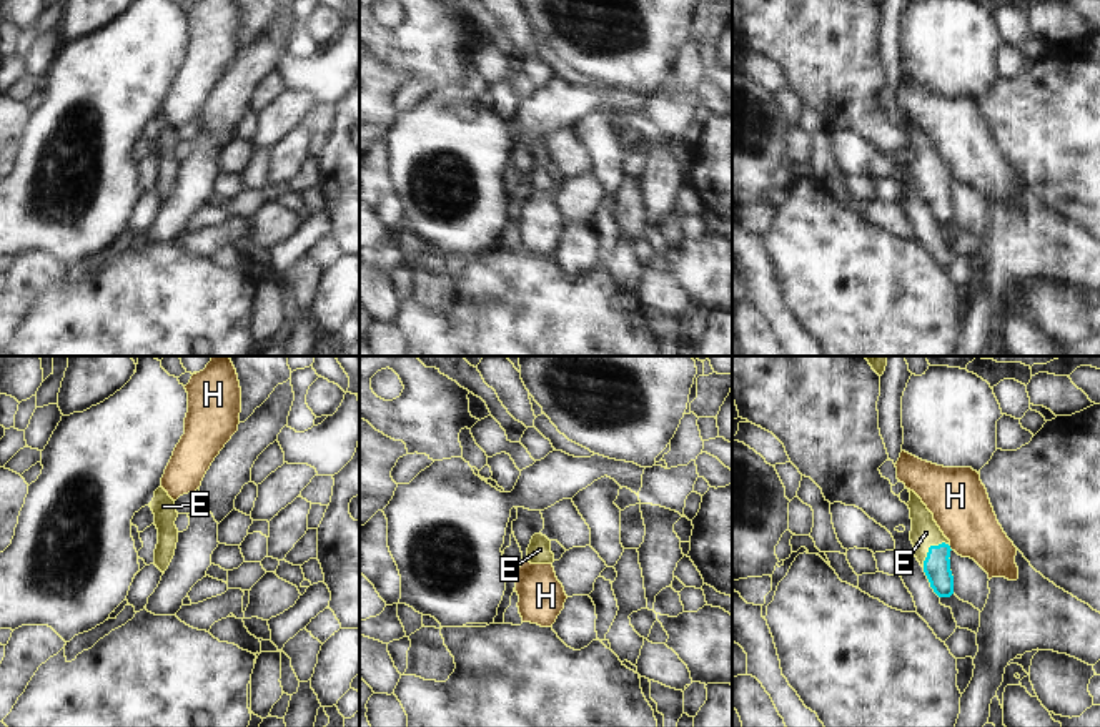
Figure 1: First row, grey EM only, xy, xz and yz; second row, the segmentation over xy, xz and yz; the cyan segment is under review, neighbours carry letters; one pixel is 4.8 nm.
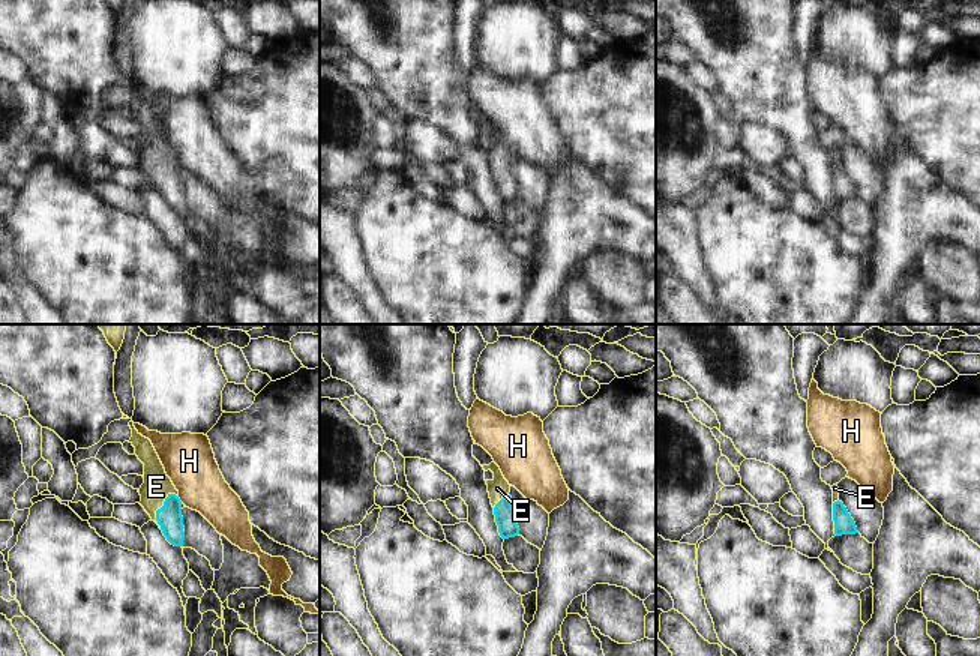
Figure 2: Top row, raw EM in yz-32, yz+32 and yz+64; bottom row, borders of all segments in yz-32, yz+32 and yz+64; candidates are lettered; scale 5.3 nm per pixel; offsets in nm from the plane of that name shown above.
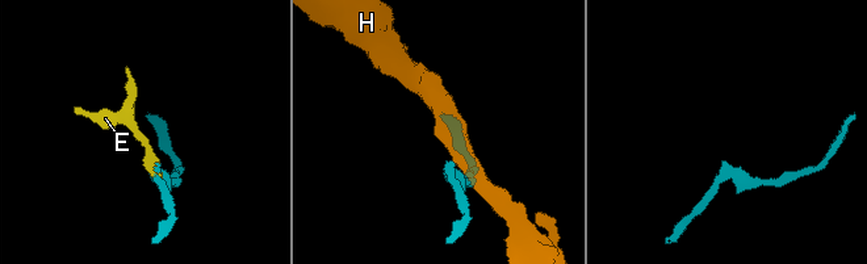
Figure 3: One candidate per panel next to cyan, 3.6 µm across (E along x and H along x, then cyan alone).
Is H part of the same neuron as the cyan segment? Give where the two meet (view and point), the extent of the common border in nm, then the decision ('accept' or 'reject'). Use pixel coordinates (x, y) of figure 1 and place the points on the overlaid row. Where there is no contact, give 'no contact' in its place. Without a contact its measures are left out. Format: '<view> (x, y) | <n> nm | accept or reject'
yz (949, 548) | 30 nm | reject

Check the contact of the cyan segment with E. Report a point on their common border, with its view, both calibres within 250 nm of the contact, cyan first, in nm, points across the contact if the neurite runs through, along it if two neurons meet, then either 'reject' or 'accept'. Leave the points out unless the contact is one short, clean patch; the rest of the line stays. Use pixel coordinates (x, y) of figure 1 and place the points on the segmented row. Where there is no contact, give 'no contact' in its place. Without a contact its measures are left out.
yz (929, 548) | 130/140 nm | across yz (937, 564), (929, 548), (926, 533) | accept

